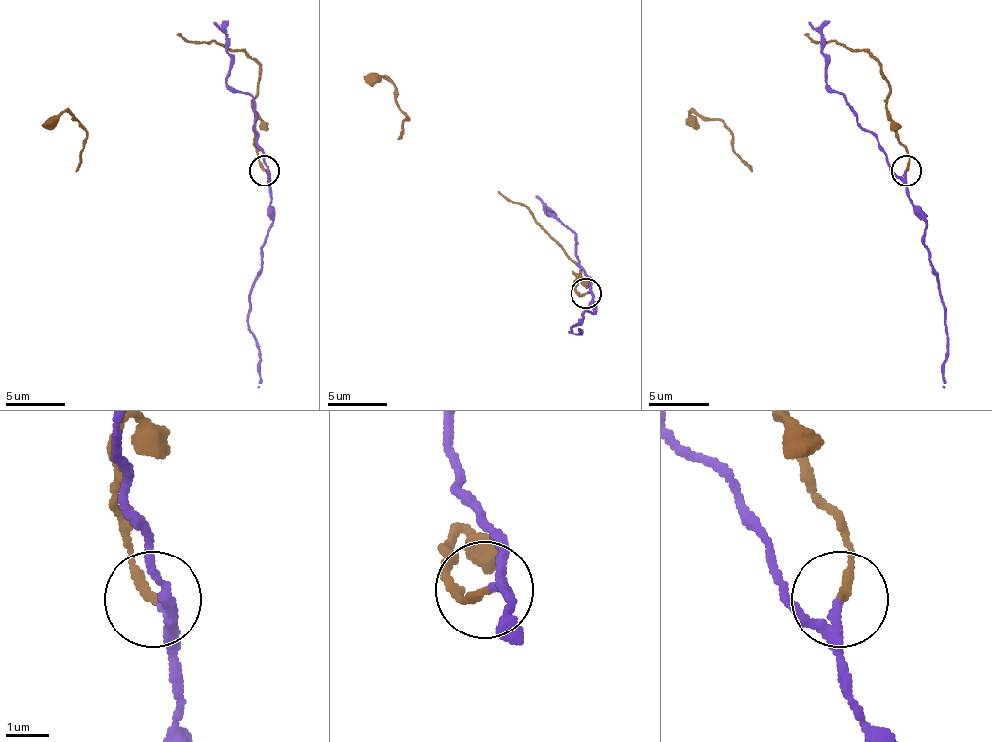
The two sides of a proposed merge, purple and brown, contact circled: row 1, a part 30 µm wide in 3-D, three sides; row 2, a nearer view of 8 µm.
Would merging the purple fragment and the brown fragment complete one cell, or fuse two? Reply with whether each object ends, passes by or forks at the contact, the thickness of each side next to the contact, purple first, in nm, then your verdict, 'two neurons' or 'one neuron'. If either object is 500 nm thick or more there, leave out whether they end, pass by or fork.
purple passes by; brown ends there; 170 nm thick on the purple side, 220 nm on the other; two neurons

